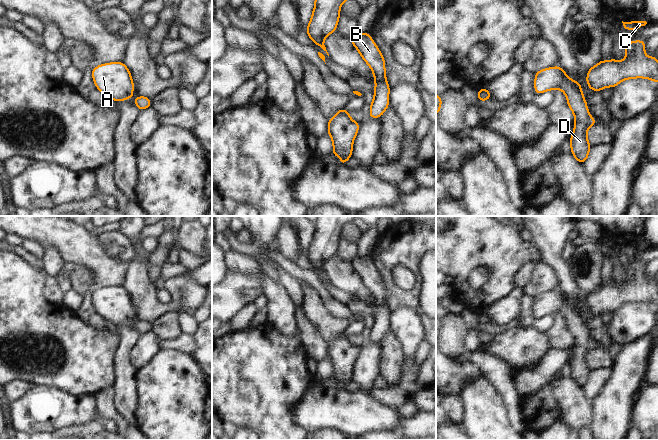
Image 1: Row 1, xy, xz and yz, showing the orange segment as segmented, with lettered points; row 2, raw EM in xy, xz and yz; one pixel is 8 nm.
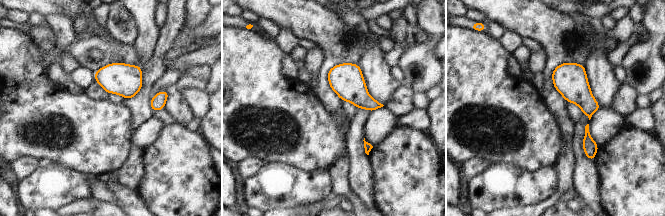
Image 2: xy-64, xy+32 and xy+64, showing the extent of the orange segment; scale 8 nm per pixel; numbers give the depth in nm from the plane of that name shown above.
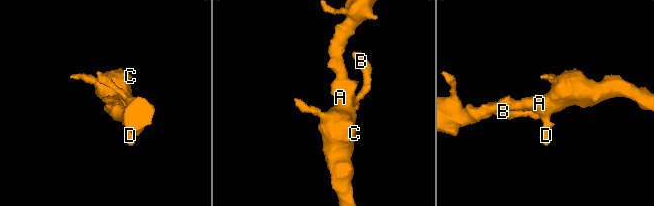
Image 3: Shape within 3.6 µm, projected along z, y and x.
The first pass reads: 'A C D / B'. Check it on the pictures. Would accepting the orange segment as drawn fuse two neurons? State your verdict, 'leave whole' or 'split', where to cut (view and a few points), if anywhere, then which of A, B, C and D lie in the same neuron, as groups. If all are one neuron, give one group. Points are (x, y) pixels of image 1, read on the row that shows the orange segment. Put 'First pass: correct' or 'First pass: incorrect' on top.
First pass: incorrect
leave whole; cut none; groups A B C D

